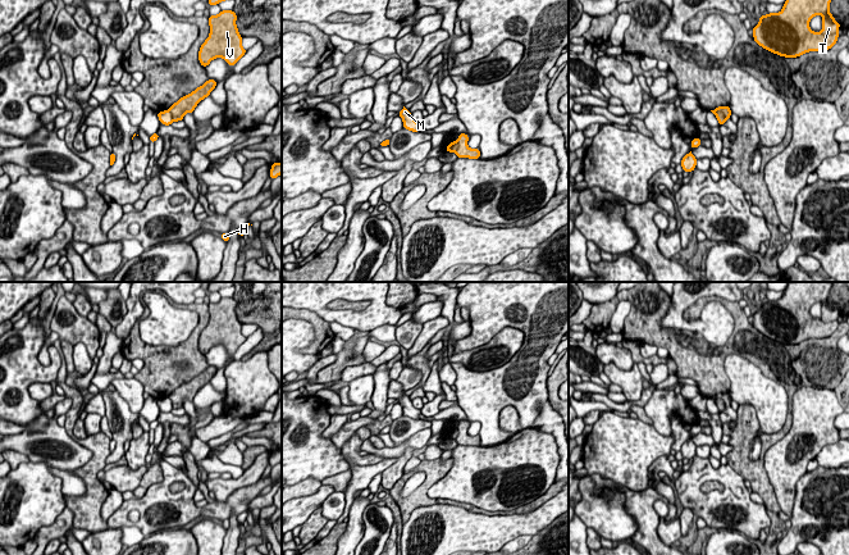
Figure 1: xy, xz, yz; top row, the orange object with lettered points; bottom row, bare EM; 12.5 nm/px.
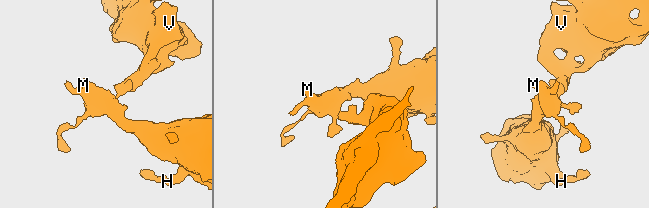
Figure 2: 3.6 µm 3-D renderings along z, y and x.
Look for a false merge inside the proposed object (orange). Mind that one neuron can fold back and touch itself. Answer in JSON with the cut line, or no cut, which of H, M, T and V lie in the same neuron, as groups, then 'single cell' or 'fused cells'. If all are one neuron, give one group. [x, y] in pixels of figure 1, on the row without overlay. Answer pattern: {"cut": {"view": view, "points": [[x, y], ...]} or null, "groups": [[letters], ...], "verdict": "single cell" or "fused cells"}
{"cut": {"view": "xy", "points": [[168, 396], [173, 408]]}, "groups": [["H", "M"], ["T", "V"]], "verdict": "fused cells"}

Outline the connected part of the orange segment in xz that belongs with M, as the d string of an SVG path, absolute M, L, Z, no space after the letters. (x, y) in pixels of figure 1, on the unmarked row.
M405 393L398 399L398 402L402 405L403 415L412 418L412 419L420 419L419 415L421 414L420 409L416 409L410 397Z

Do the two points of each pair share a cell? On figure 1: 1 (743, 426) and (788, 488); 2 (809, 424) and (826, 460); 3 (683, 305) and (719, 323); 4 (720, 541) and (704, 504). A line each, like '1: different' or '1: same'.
1: different
2: different
3: same
4: different

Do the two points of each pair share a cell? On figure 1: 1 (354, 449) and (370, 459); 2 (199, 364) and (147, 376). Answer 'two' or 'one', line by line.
1: one
2: one

